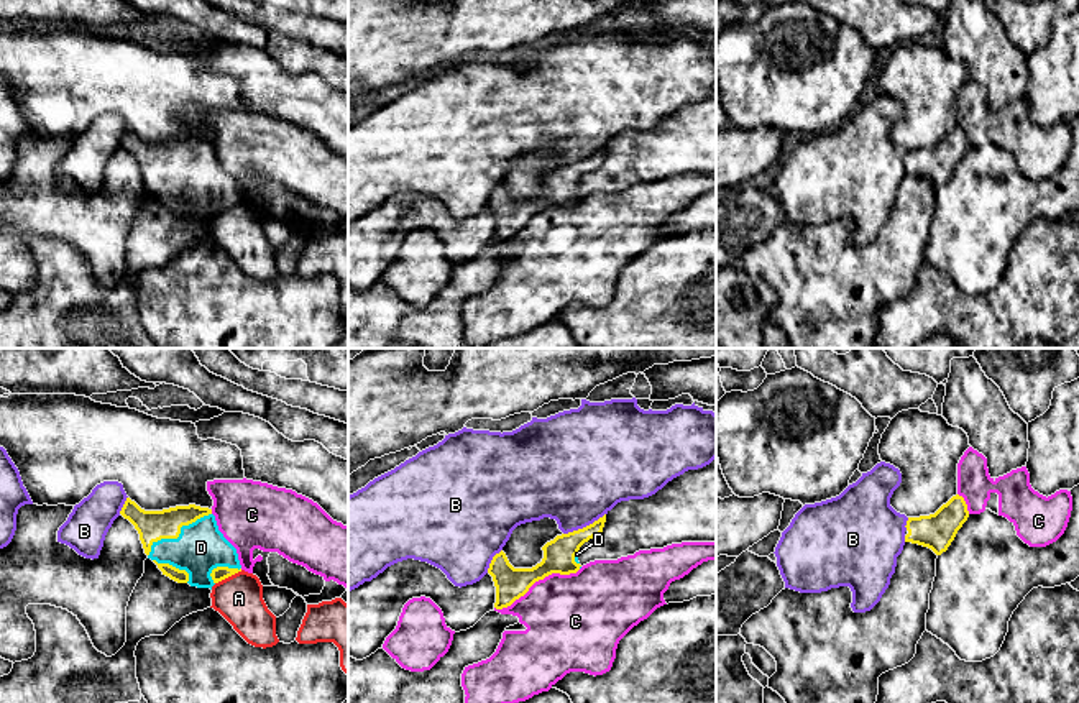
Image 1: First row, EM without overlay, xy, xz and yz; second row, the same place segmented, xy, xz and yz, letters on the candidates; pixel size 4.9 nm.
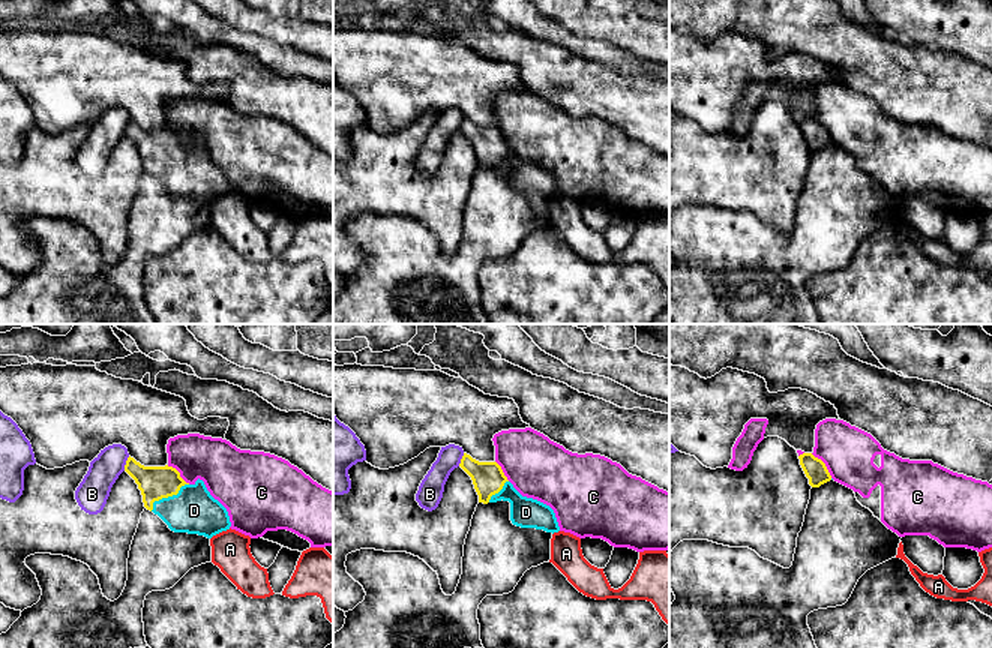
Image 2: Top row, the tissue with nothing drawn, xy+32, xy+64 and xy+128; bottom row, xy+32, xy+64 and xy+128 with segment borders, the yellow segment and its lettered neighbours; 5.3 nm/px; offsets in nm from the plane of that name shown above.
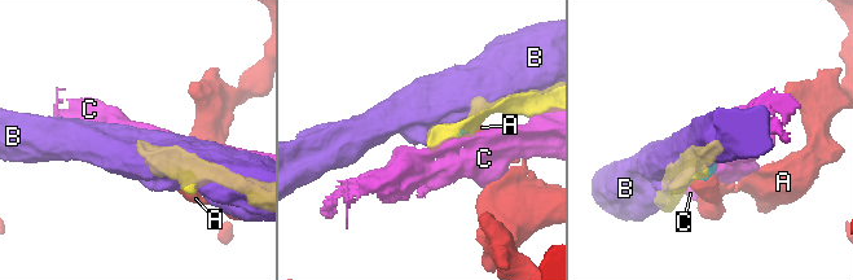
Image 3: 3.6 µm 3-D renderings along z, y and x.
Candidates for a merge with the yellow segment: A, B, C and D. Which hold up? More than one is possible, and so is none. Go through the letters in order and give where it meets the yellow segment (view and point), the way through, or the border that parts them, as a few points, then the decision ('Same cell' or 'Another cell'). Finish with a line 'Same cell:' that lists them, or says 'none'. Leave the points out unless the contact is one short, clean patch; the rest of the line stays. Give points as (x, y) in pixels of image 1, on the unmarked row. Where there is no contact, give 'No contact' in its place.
A: Touches yellow at xy (229, 207). Boundary: xy (242, 202), (215, 215). Another cell
B: Touches yellow at xz (583, 160). Another cell
C: Touches yellow at xz (537, 212). Another cell
D: Touches yellow at xy (178, 168). Same cell
Same cell: D

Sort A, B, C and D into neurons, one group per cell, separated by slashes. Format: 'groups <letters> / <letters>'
groups A / B / C / D

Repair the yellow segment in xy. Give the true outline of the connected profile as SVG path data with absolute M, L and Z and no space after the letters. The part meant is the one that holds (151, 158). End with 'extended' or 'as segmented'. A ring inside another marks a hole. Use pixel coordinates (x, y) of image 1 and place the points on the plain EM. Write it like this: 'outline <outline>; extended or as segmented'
outline M126 130L120 146L138 163L148 191L177 215L212 222L241 204L236 181L218 163L209 140L189 136L145 143Z; extended

